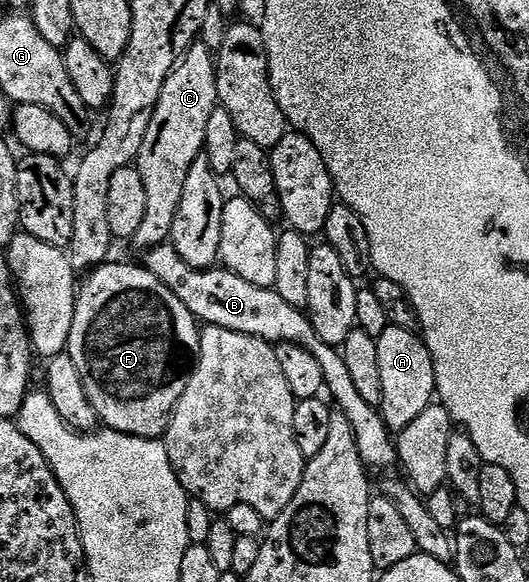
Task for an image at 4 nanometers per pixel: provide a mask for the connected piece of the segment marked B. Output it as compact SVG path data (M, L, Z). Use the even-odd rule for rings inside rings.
M169 244L154 246L145 251L144 269L152 272L160 284L164 284L192 312L199 323L216 328L228 328L228 332L240 332L253 338L259 338L271 344L280 342L297 342L312 356L316 356L326 381L325 393L332 399L333 405L348 418L356 440L356 448L367 467L390 466L398 462L398 447L392 437L392 431L382 419L382 410L363 400L360 392L348 372L348 364L344 364L344 356L337 346L324 344L320 336L316 336L316 328L312 328L309 317L303 311L292 308L284 296L273 289L256 288L256 284L248 284L248 280L240 280L231 270L211 268L193 270Z

